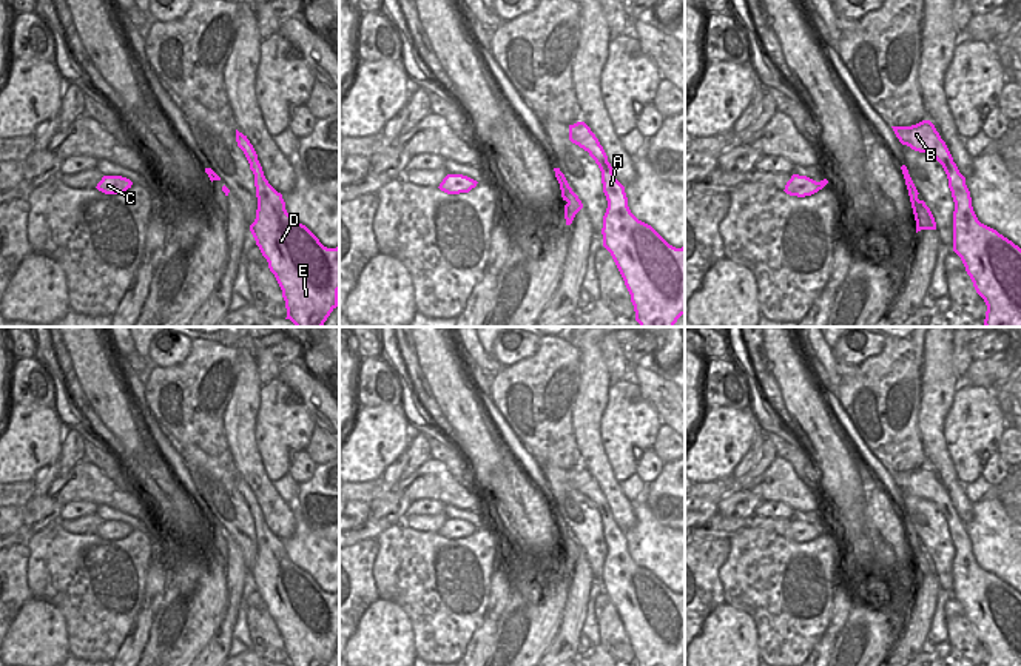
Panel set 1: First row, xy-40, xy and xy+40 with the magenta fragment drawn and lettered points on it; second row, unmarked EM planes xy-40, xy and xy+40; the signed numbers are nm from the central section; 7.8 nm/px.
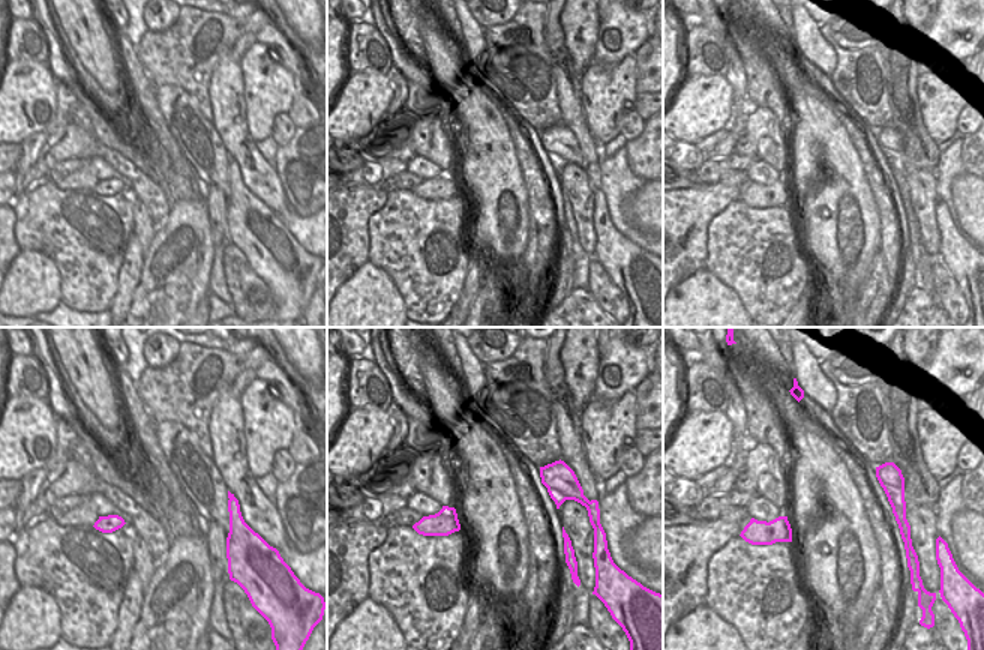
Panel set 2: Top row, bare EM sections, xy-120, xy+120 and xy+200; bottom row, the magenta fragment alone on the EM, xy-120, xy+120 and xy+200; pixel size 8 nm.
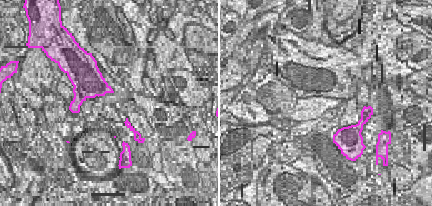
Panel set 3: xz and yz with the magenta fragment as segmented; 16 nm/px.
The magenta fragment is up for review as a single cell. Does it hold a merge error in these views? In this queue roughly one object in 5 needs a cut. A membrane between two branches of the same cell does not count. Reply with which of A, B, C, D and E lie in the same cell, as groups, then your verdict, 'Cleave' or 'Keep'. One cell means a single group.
Groups: A C D E / B. Cleave

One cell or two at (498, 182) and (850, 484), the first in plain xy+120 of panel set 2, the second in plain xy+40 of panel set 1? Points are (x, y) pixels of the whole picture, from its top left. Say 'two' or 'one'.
one

